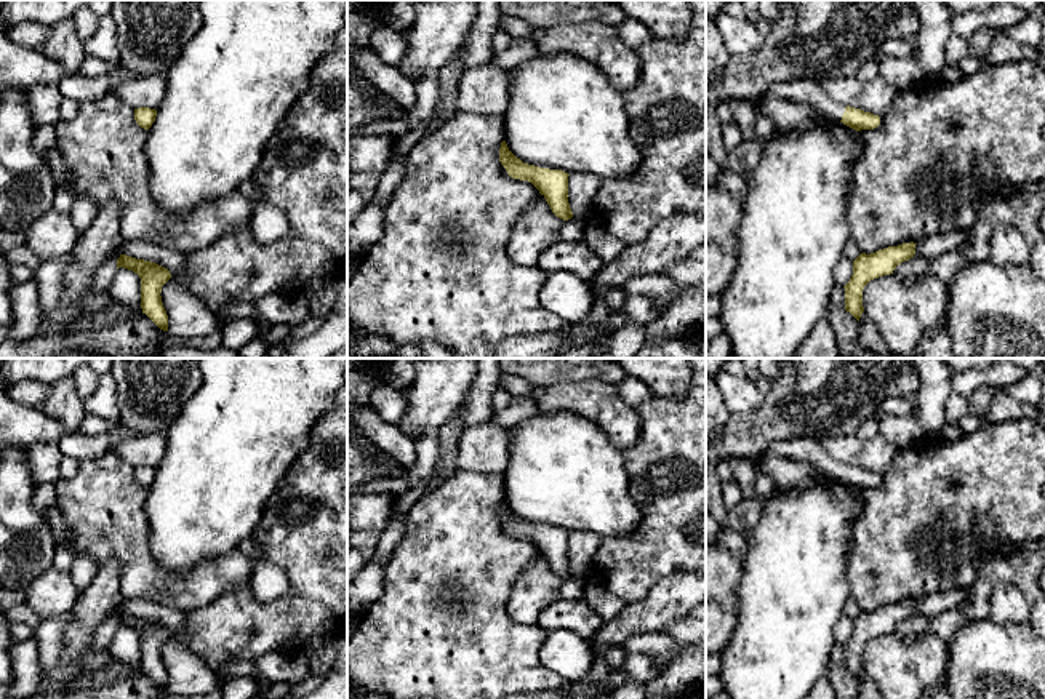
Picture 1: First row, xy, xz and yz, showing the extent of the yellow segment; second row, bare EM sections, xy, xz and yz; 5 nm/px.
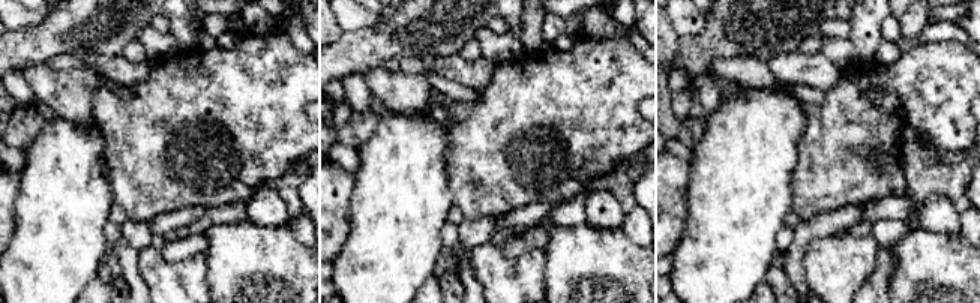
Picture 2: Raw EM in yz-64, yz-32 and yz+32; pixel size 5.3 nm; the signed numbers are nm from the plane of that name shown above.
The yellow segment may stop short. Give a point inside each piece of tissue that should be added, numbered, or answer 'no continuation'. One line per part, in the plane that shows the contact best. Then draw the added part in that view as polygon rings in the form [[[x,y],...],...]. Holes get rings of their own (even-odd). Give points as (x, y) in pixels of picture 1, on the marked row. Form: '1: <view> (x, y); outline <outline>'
1: yz (808, 91); outline [[[792,78],[787,82],[775,83],[768,93],[779,99],[787,99],[800,104],[811,106],[821,117],[832,122],[840,122],[845,112],[843,104],[834,101],[821,86],[811,78]]]

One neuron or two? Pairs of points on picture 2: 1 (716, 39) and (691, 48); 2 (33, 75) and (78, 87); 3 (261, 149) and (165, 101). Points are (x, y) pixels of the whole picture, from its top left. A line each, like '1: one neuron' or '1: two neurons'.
1: one neuron
2: one neuron
3: one neuron

